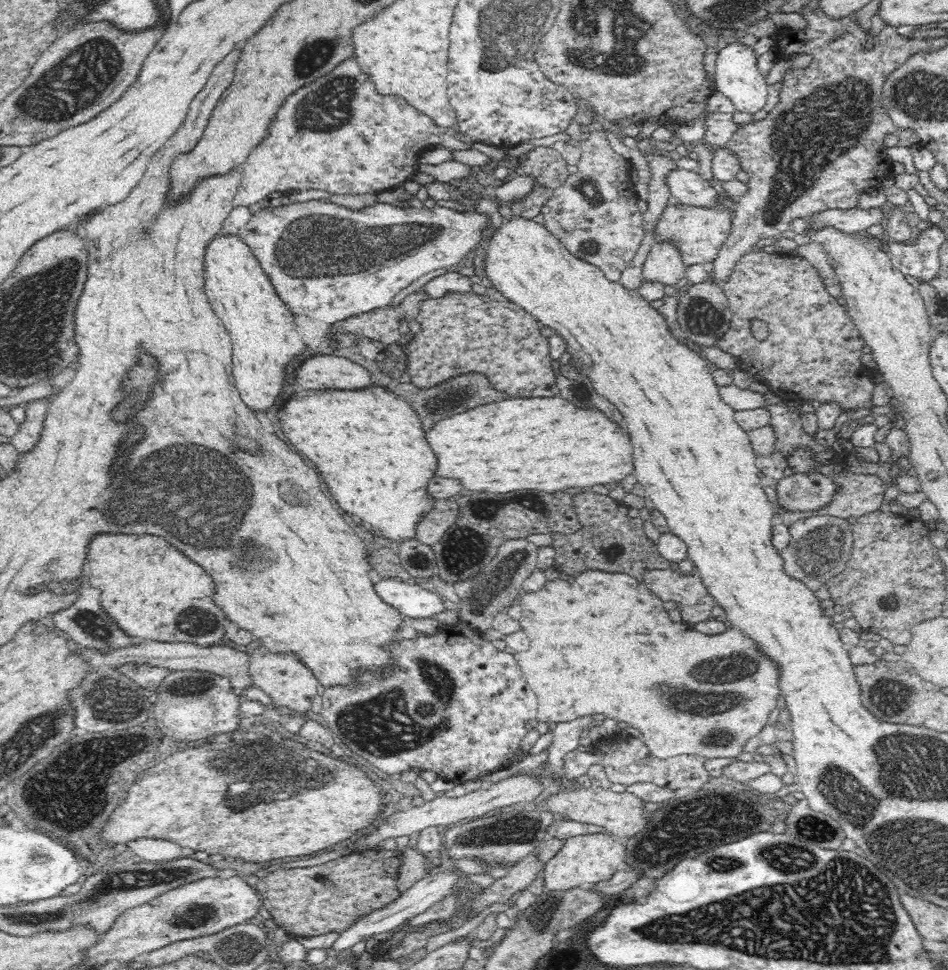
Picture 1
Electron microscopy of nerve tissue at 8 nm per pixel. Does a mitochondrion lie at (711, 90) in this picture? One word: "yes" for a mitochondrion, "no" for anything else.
no

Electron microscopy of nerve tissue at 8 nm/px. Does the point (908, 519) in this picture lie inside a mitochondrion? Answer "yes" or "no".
no

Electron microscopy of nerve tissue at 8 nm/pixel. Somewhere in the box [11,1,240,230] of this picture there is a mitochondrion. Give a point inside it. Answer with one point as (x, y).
(65, 88)

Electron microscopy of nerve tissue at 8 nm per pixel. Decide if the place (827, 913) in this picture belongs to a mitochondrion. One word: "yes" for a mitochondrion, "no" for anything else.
yes

